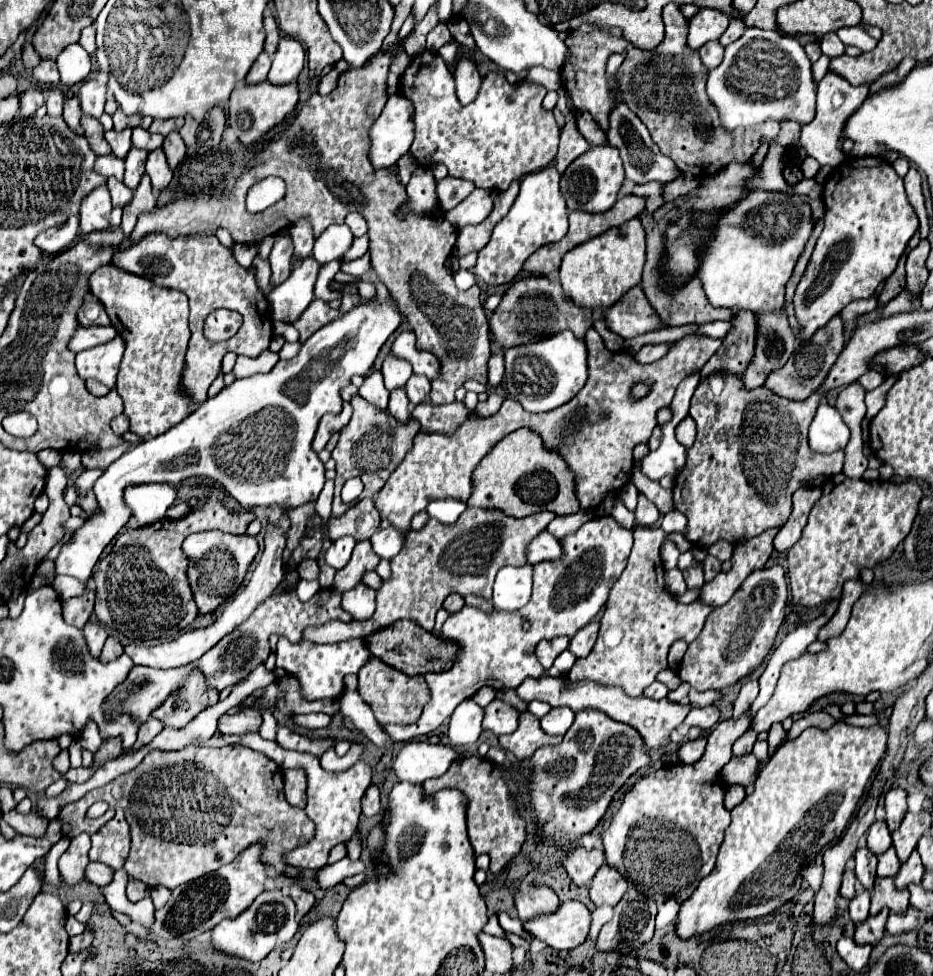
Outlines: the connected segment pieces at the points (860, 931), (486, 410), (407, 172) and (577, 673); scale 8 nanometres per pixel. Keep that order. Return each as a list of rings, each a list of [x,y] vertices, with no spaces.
[[[884,908],[878,916],[870,916],[870,918],[864,920],[862,924],[858,924],[858,926],[856,926],[856,934],[854,934],[856,944],[876,946],[876,944],[882,940],[884,932],[886,932],[886,928],[884,928],[886,920],[888,920],[888,910]]]
[[[492,392],[486,402],[480,402],[480,404],[476,406],[474,412],[476,412],[478,416],[482,416],[482,418],[490,418],[490,416],[494,416],[494,414],[500,410],[502,402],[504,402],[504,396],[498,396],[498,394]]]
[[[406,154],[406,156],[402,156],[400,160],[398,160],[398,176],[400,176],[400,182],[406,186],[410,180],[410,176],[412,176],[412,172],[418,168],[418,164],[416,164],[416,160],[414,160],[414,156],[412,154]]]
[[[636,526],[628,566],[612,586],[612,594],[600,620],[600,638],[586,658],[576,660],[566,676],[568,682],[596,680],[600,684],[620,686],[628,696],[644,696],[644,690],[656,680],[656,674],[668,668],[670,646],[676,640],[690,644],[702,632],[704,620],[714,608],[700,602],[680,604],[666,590],[660,556],[664,536],[660,526]]]

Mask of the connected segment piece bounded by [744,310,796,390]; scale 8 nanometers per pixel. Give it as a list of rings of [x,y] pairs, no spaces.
[[[784,310],[756,312],[756,314],[758,314],[760,328],[758,328],[754,360],[744,374],[746,390],[758,388],[768,372],[782,368],[788,362],[790,354],[794,352],[794,344],[796,344],[796,334],[788,326],[788,318]]]

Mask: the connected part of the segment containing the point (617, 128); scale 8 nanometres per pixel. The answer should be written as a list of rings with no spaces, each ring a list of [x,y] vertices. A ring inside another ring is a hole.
[[[620,98],[616,100],[616,106],[610,112],[610,126],[606,130],[606,138],[612,146],[616,146],[620,150],[624,170],[626,170],[626,178],[636,182],[636,184],[646,184],[646,182],[652,182],[652,180],[670,182],[680,174],[676,170],[674,162],[660,154],[658,146],[652,142],[652,138],[648,134],[648,128],[644,126],[644,122],[640,122],[638,116]]]

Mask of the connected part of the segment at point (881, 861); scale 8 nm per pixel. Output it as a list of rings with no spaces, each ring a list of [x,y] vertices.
[[[890,848],[888,852],[884,852],[882,856],[878,856],[878,876],[888,876],[894,878],[896,872],[900,870],[900,860],[896,856],[896,850]]]

